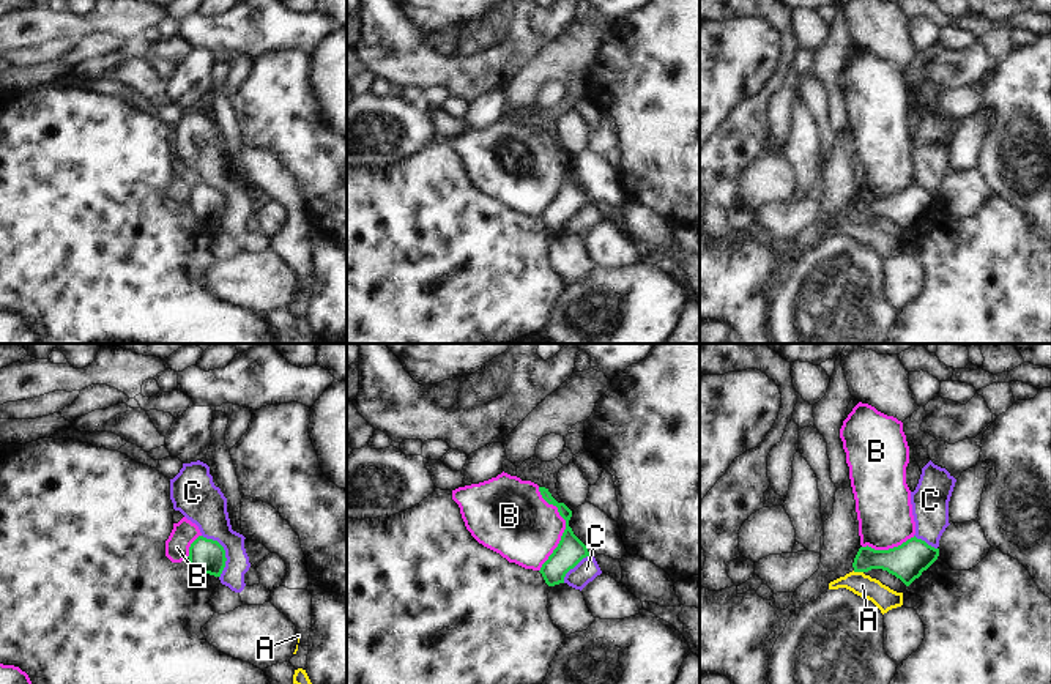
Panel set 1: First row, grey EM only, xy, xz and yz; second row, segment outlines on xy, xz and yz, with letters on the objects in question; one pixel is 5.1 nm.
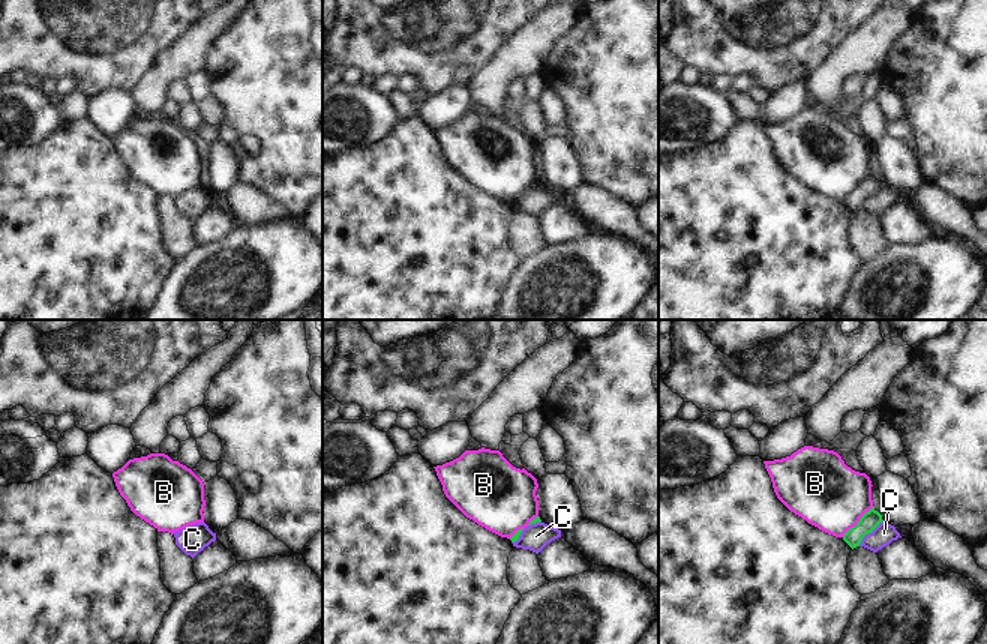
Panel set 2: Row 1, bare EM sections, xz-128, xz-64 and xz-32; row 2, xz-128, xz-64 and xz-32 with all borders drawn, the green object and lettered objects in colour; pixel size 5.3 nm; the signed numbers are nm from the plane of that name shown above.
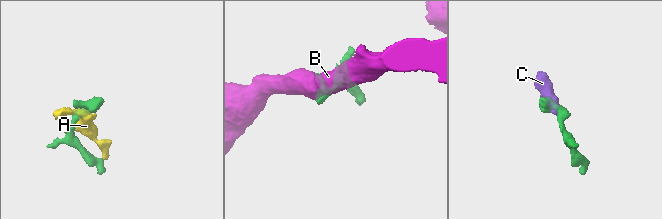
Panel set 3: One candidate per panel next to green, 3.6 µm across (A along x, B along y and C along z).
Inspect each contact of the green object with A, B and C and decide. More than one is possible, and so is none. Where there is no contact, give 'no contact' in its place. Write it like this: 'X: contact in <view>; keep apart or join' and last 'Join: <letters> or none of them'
A: contact in yz; keep apart
B: contact in xz; keep apart
C: contact in xy; keep apart
Join: none of them

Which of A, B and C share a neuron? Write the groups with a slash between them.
A C / B

